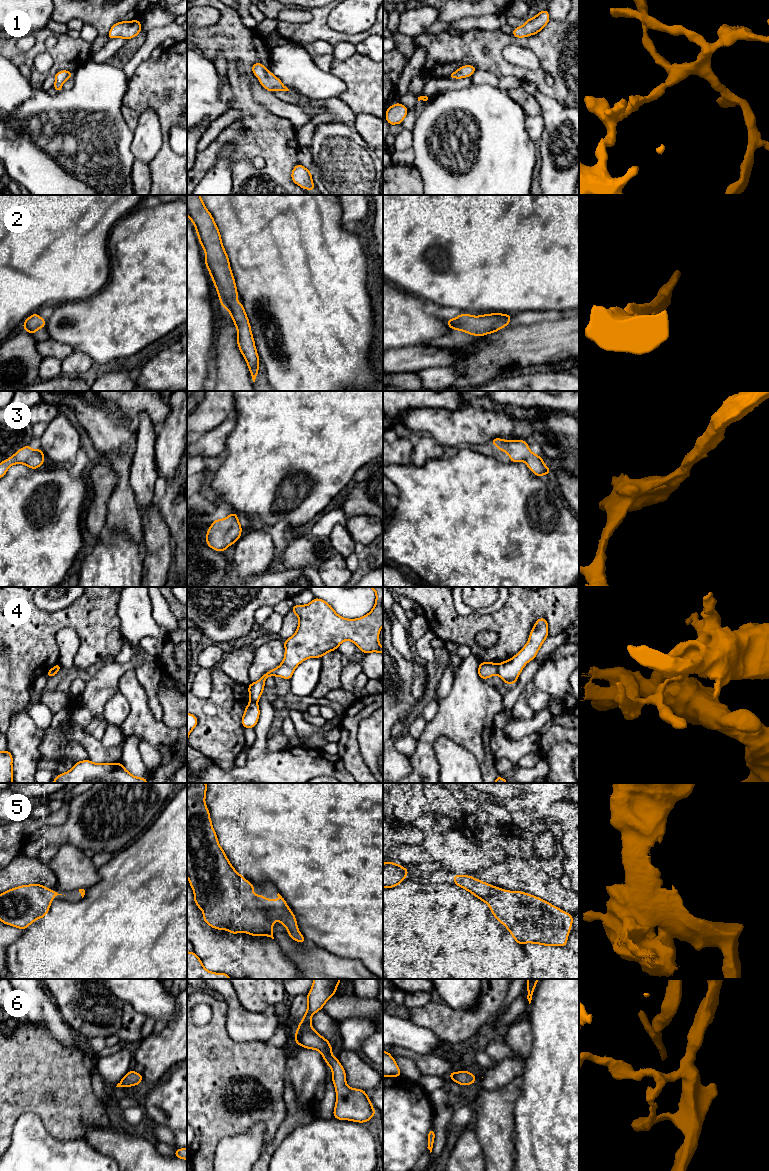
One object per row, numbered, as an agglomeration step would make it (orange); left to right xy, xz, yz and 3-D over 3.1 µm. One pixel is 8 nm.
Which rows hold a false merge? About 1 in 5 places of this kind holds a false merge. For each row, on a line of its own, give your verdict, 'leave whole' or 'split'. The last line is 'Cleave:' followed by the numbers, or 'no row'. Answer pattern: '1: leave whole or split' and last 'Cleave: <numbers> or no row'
1: leave whole
2: leave whole
3: leave whole
4: split
5: leave whole
6: leave whole
Cleave: 4

